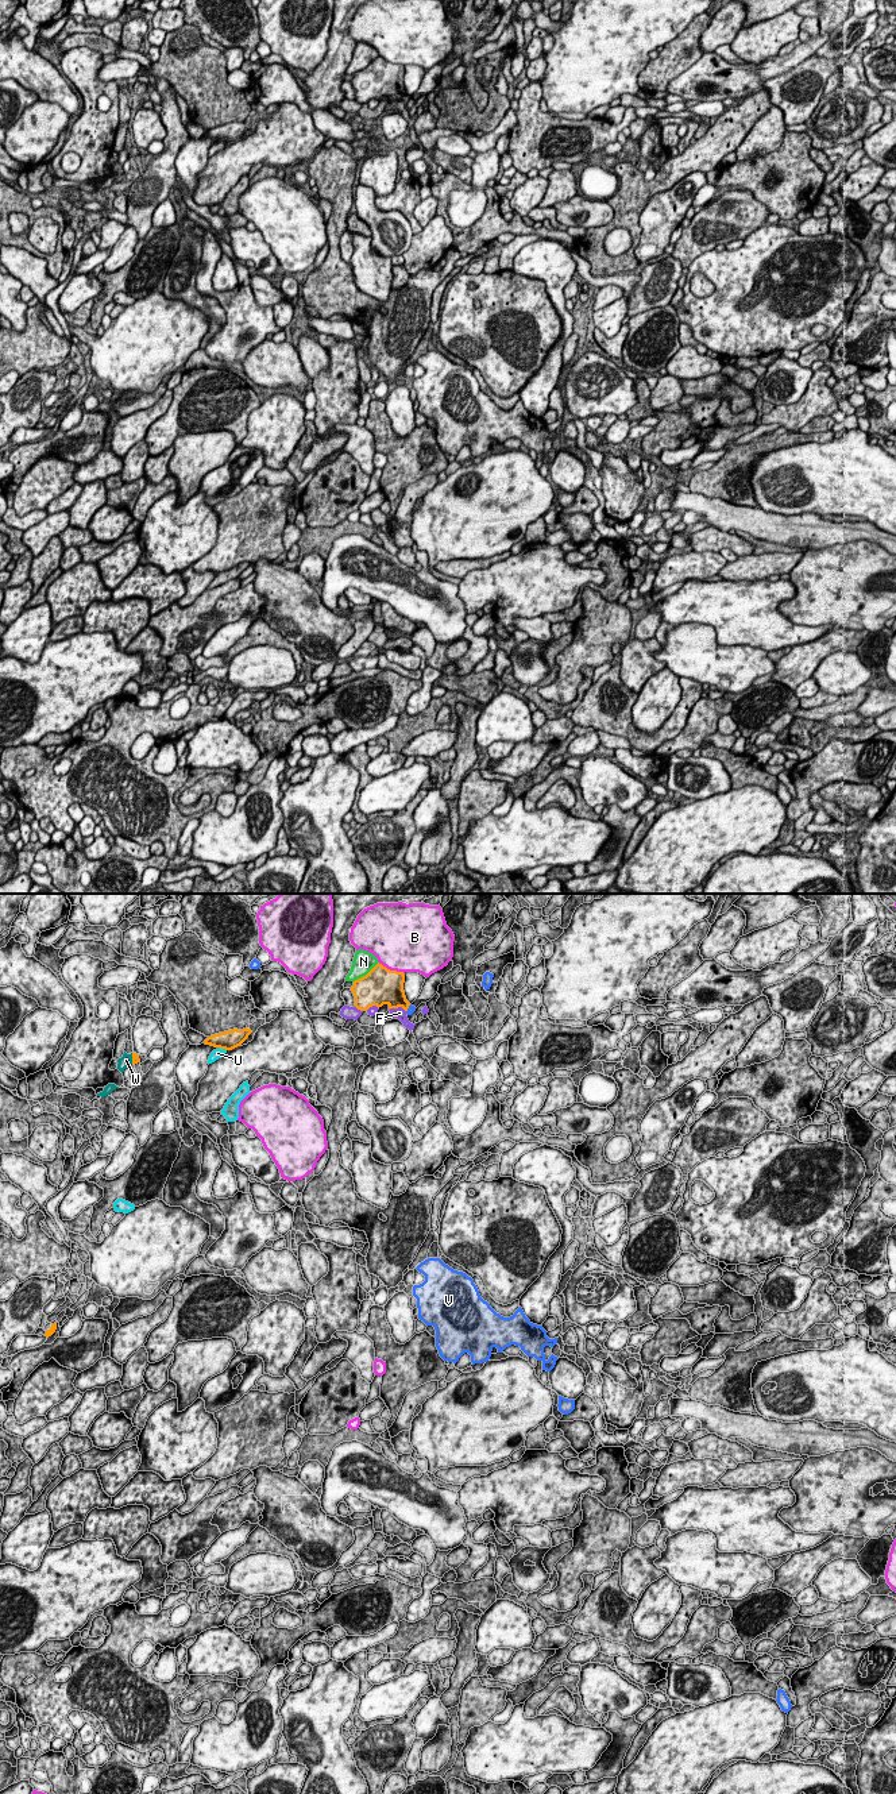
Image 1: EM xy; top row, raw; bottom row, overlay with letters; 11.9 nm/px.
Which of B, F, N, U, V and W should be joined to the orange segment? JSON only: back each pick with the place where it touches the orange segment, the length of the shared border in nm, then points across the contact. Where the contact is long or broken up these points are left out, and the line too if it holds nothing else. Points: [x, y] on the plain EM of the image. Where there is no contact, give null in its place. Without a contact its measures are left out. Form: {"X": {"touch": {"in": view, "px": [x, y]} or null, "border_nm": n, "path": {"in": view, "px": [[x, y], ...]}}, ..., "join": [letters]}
{"W": {"touch": {"in": "xy", "px": [132, 151]}, "border_nm": 130, "path": {"in": "xy", "px": [[135, 151], [132, 151], [126, 153]]}}, "join": ["W"]}

